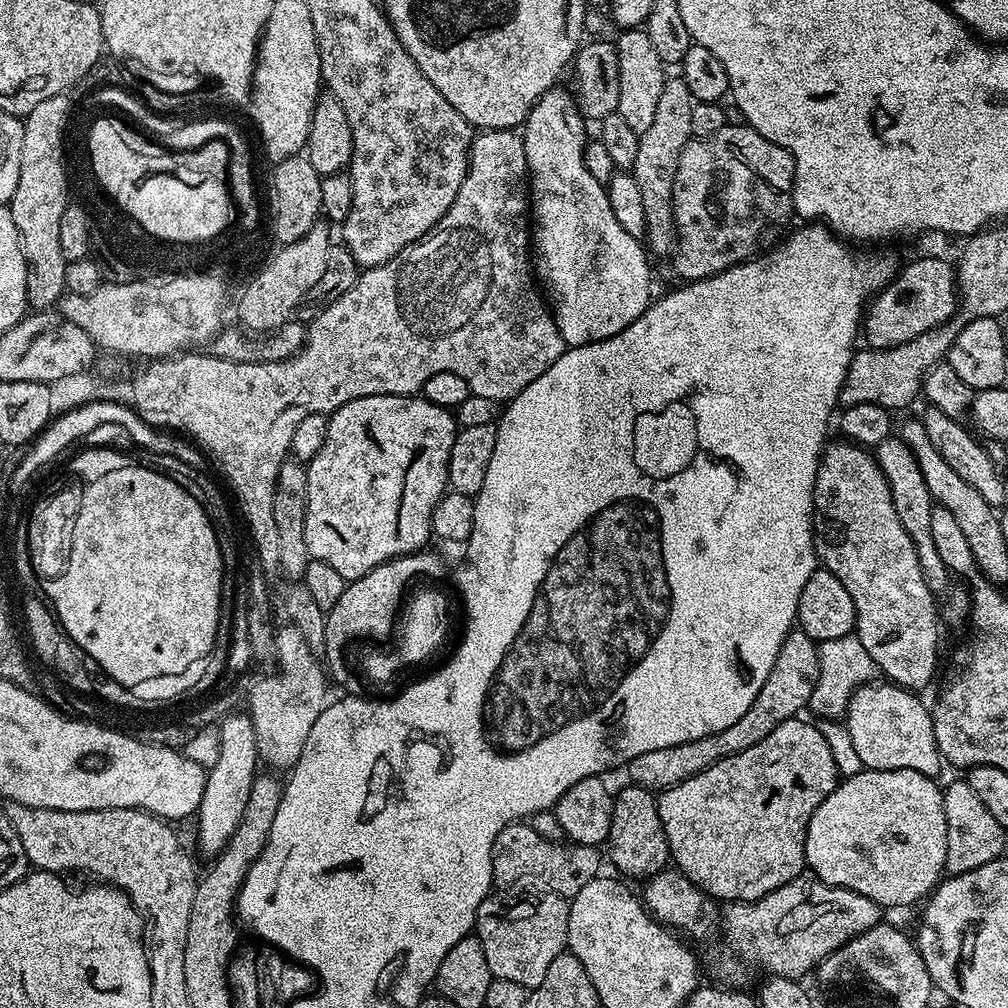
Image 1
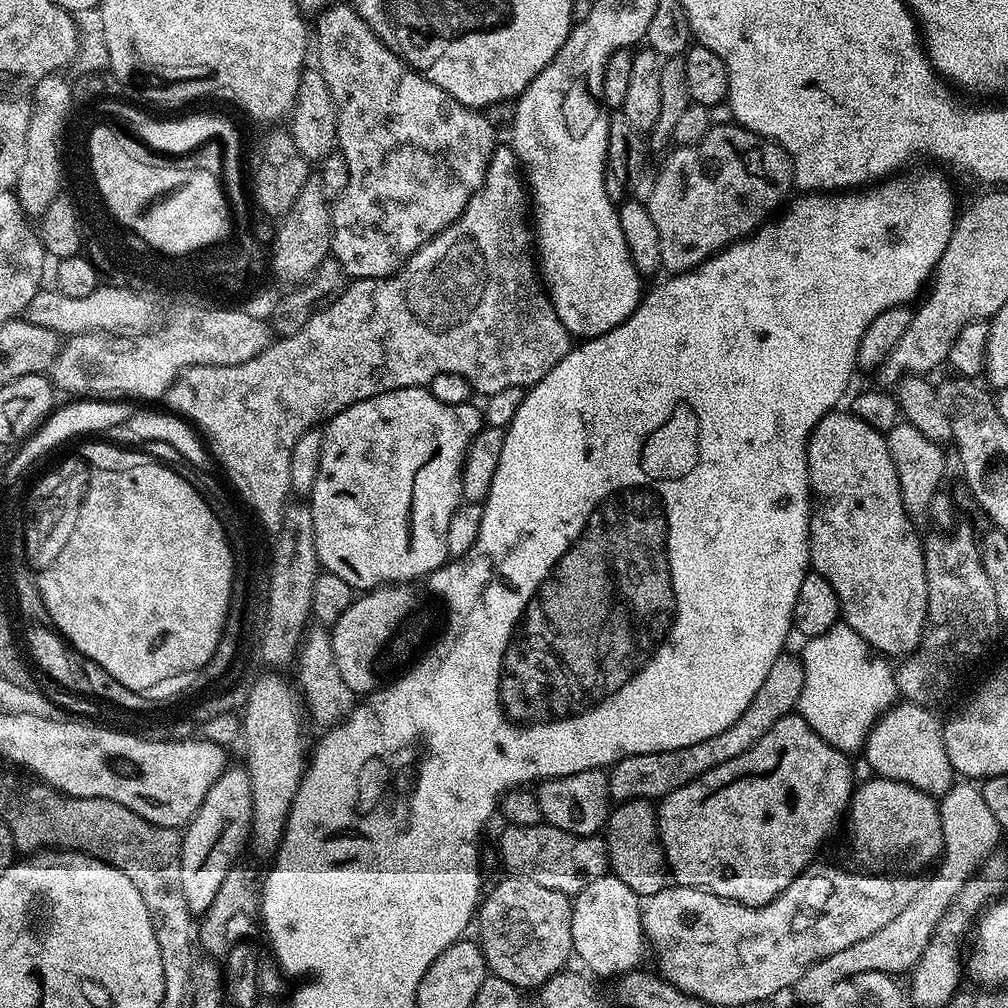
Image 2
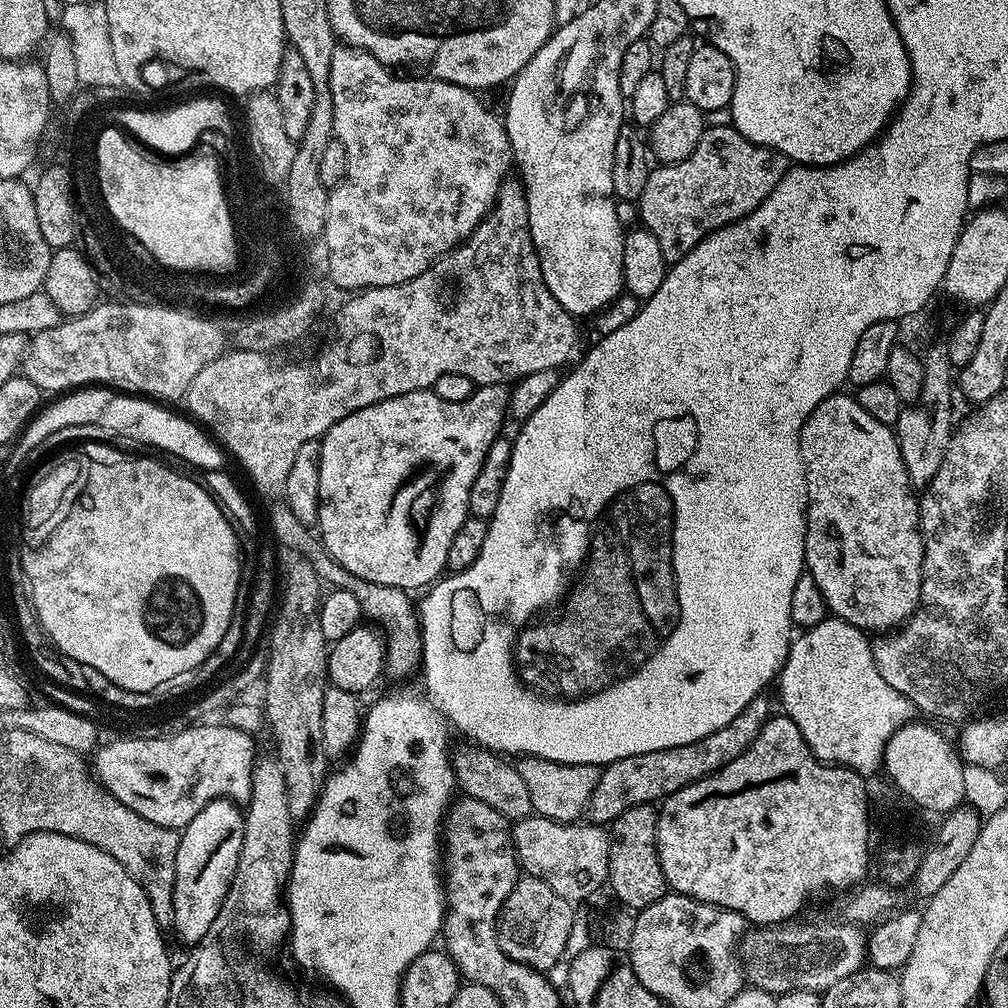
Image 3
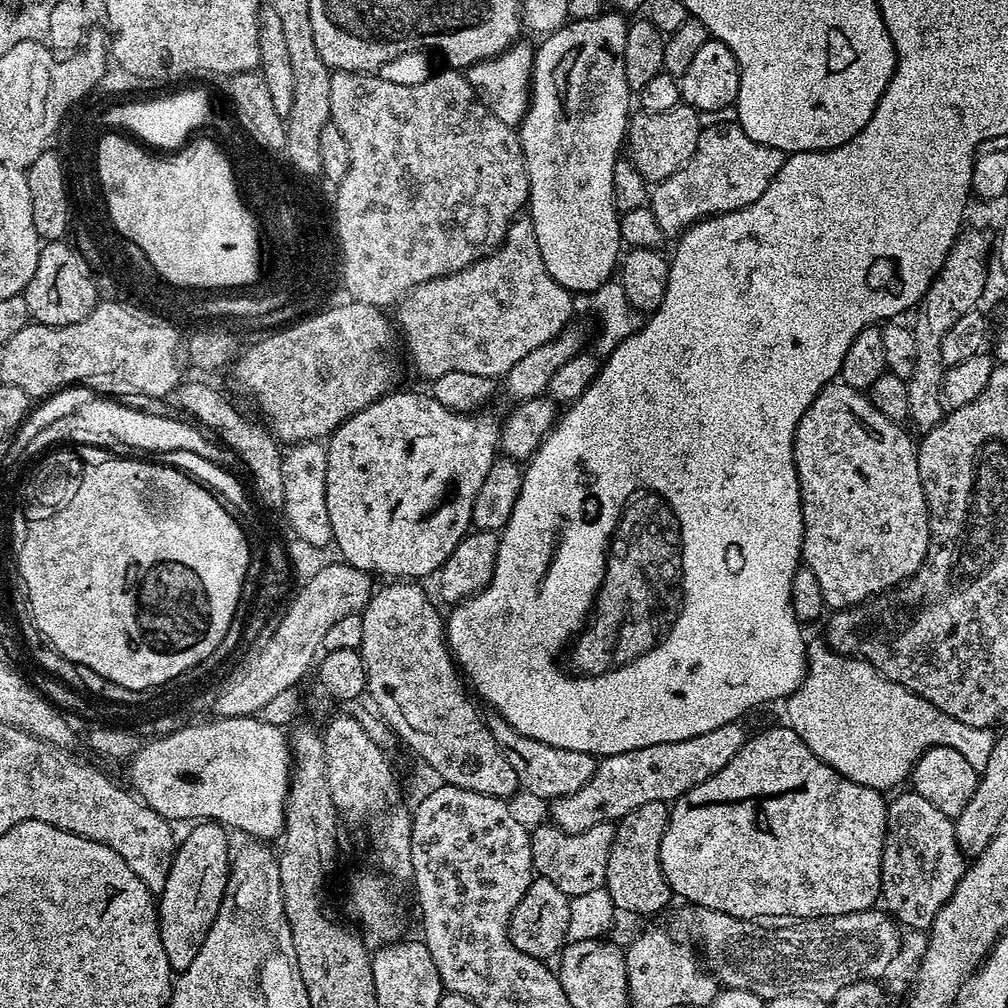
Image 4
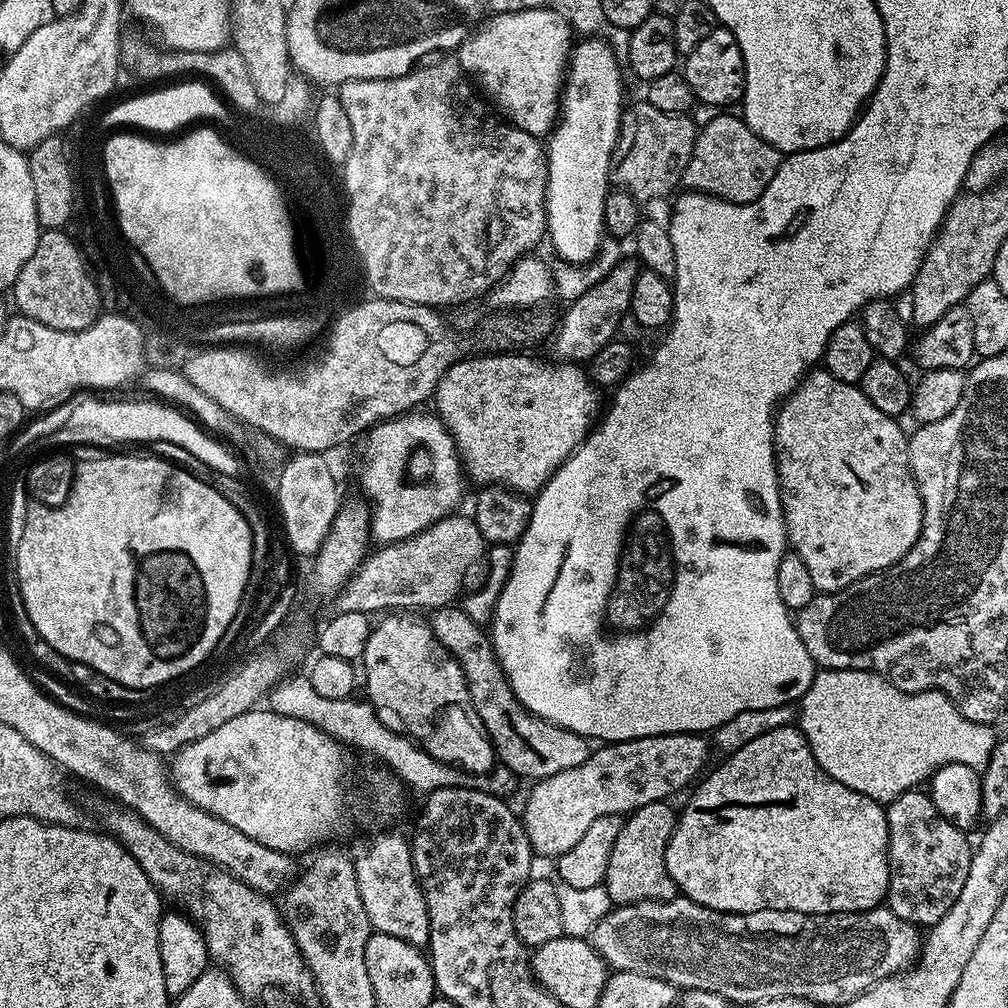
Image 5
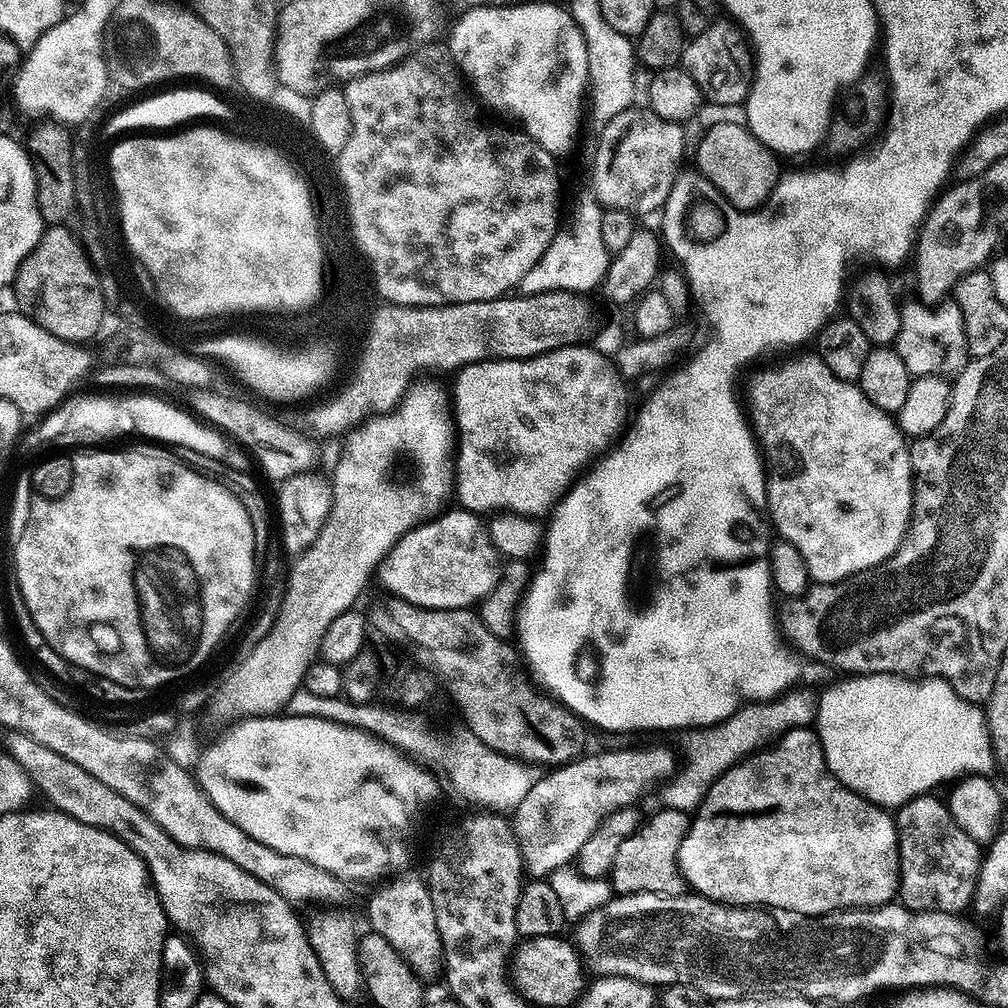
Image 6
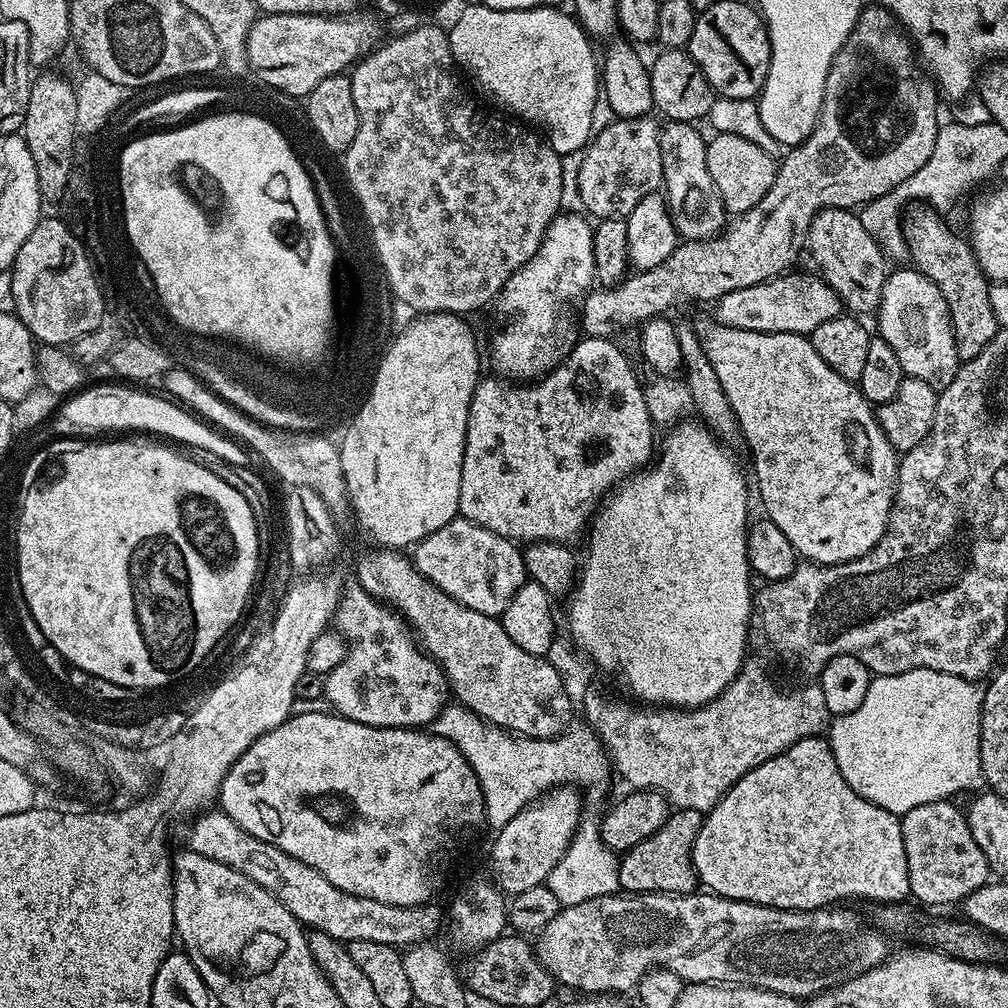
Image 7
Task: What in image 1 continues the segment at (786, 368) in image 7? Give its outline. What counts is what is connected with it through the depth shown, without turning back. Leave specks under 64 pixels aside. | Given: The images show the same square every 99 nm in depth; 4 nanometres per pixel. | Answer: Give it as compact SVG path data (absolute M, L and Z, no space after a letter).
M855 442L829 443L825 447L816 471L816 485L812 491L814 512L814 543L819 563L846 586L854 598L856 631L854 635L866 646L866 654L874 658L877 669L889 681L909 690L921 690L936 672L936 655L940 652L940 624L937 597L930 590L902 518L894 510L894 498L886 476L878 466L875 455Z

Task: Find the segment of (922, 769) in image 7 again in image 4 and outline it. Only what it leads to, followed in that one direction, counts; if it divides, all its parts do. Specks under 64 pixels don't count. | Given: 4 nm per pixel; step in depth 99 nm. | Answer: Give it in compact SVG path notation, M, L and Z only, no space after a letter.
M809 643L808 670L804 673L804 680L798 690L787 697L788 720L787 727L793 728L806 742L806 746L822 762L826 762L838 774L850 778L850 782L858 782L862 786L870 786L877 790L892 788L909 779L912 767L926 750L946 746L958 750L970 766L983 770L986 762L990 762L990 750L994 750L997 733L992 728L975 728L966 726L950 714L938 710L926 698L890 682L872 664L859 658L849 658L829 648L827 643Z

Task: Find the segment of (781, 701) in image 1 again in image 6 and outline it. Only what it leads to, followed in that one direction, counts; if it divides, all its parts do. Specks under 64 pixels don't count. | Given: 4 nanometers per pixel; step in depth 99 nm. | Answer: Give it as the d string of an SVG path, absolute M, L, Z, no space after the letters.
M622 748L618 752L600 752L597 756L581 755L579 758L545 771L539 780L530 786L530 794L522 798L511 821L524 860L524 871L532 878L548 878L559 868L569 867L579 857L586 838L598 830L598 826L615 808L631 808L636 799L658 780L667 779L676 768L673 754L666 748Z

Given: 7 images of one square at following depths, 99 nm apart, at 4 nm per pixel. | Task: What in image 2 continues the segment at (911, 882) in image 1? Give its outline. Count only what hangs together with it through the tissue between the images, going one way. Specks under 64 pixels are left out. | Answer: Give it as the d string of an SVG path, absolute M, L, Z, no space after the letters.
M873 778L863 781L853 791L852 801L848 804L846 813L846 828L848 824L848 840L852 843L852 852L864 864L901 864L904 870L920 870L916 868L924 868L928 863L935 861L944 850L944 835L942 834L942 818L940 817L940 806L935 796L928 796L922 790L918 790L914 786L910 786L906 782L898 782L897 780L886 780L883 778Z

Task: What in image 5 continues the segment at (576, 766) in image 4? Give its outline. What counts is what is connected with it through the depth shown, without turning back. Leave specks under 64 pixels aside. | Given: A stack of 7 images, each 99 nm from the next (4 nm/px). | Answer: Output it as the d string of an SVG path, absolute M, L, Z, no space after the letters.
M463 607L433 611L430 623L440 645L462 666L474 710L493 742L499 763L511 770L513 777L525 776L528 782L545 780L554 774L562 774L564 770L574 770L588 761L590 744L585 737L530 714L530 710L518 702L500 669L500 660L492 649L489 633L475 624L464 613Z

